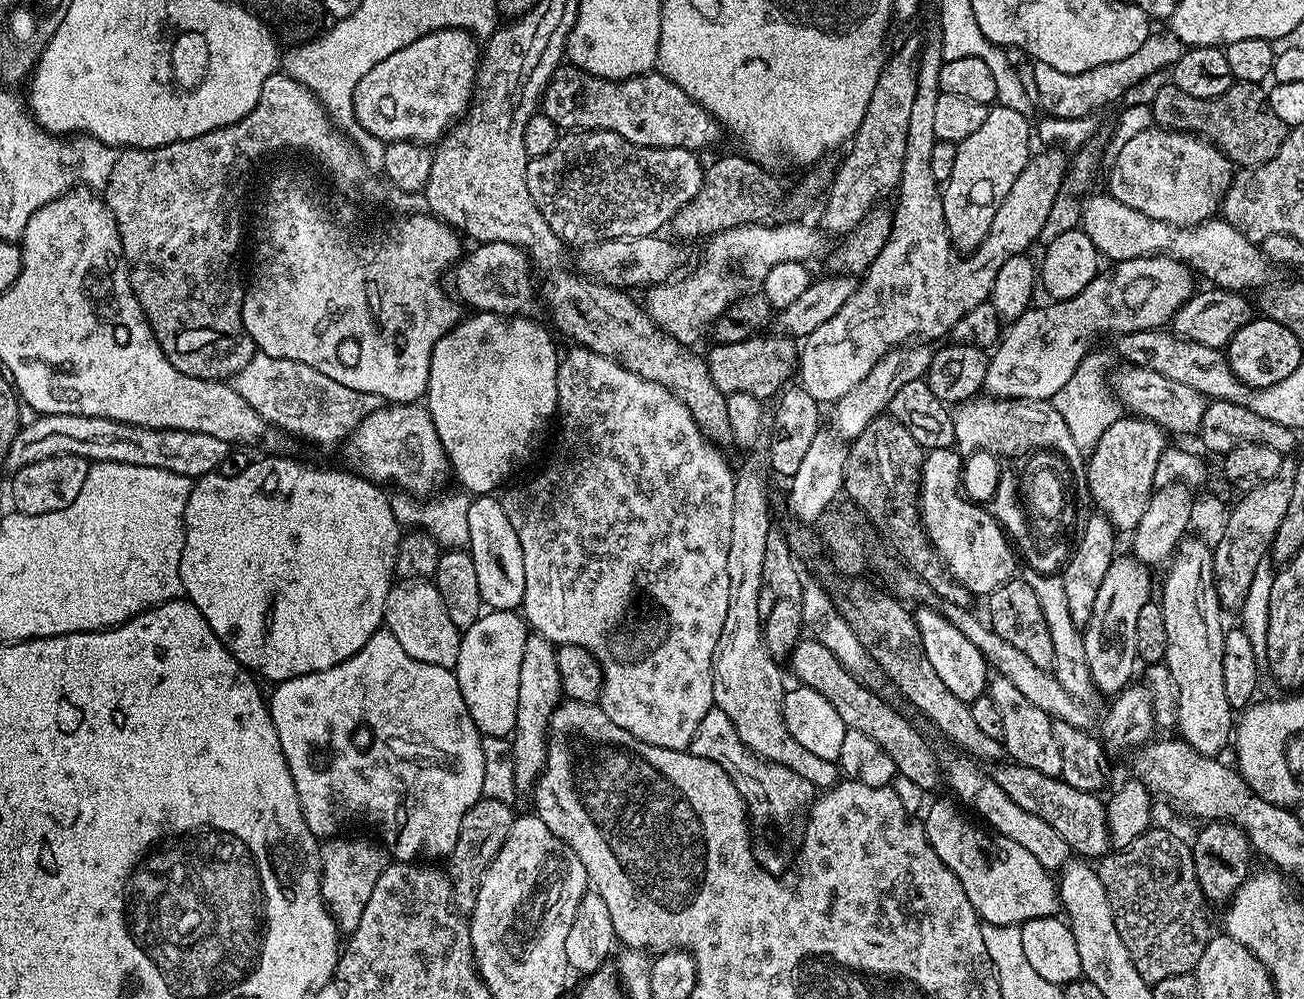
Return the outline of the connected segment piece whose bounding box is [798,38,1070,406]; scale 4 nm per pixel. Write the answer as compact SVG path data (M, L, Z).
M933 38L920 49L920 69L918 70L918 94L914 98L914 107L910 110L910 130L906 138L906 158L902 162L902 178L898 185L898 195L895 197L896 208L892 220L892 234L882 246L878 258L863 273L858 287L852 297L830 318L822 322L818 330L803 337L802 347L798 352L798 384L822 406L835 405L842 394L850 394L870 370L883 356L894 348L907 345L915 336L925 336L928 340L936 340L939 336L947 337L952 328L974 306L985 303L991 297L994 278L998 278L998 269L1010 258L1027 253L1028 247L1035 245L1050 215L1050 208L1058 197L1059 187L1062 186L1064 175L1069 169L1069 157L1060 150L1044 150L1046 152L1033 155L1018 182L1010 188L1010 194L998 206L998 214L994 214L994 222L986 234L986 238L971 254L960 255L954 247L944 213L944 197L942 184L934 178L930 167L930 157L936 145L934 134L934 114L940 97L940 67L944 64L943 50L940 40Z

